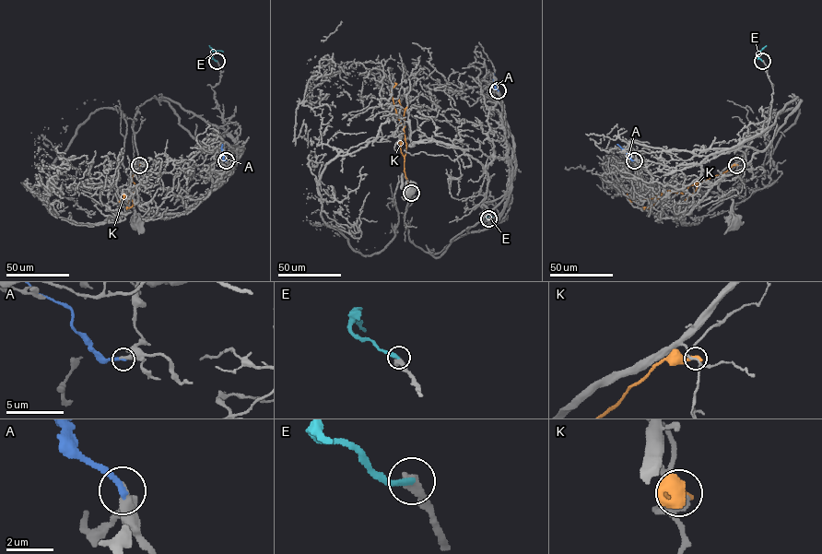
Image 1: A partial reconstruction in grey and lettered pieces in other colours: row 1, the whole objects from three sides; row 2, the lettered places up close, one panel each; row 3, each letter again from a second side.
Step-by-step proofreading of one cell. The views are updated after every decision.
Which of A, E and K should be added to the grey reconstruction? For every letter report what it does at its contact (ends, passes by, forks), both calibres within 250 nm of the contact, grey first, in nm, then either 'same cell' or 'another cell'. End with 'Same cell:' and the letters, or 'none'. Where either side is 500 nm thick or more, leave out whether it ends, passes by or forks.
A: it ends; calibres 440 and 280 nm; another cell
E: calibres 500 and 280 nm; same cell
K: it ends; calibres 180 and 360 nm; another cell
Same cell: E

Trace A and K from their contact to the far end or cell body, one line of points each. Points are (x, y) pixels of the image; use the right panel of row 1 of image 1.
A: (634, 160), (616, 144)
K: (737, 165), (721, 174), (689, 185), (682, 193), (664, 191), (651, 198), (632, 201), (627, 194)

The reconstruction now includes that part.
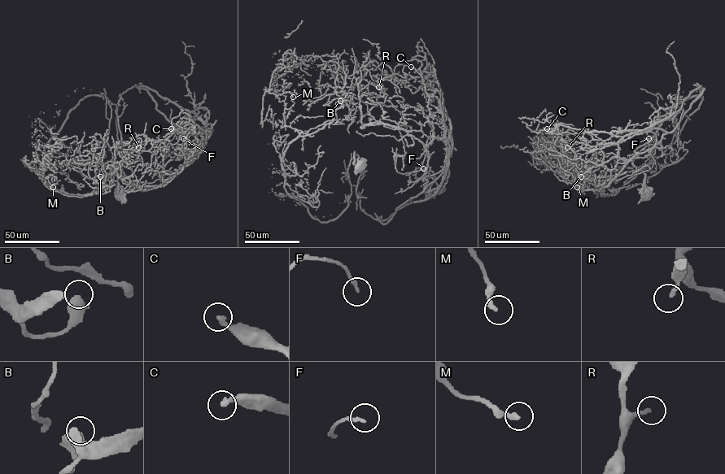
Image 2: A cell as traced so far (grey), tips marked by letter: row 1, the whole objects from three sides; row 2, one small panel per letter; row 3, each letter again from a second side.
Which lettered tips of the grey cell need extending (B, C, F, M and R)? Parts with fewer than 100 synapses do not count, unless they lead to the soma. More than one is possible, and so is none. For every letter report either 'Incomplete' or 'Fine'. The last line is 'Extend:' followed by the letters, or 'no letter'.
B: Fine
C: Incomplete
F: Fine
M: Fine
R: Fine
Extend: C

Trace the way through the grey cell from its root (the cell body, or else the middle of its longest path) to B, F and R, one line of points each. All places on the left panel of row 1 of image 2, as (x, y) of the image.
B: (118, 194), (111, 109), (89, 95), (46, 144), (41, 170), (70, 194), (90, 193), (100, 176)
F: (118, 194), (122, 94), (146, 86), (198, 114), (176, 128), (183, 138)
R: (118, 194), (115, 107), (127, 90), (147, 86), (212, 131), (187, 123), (138, 147)

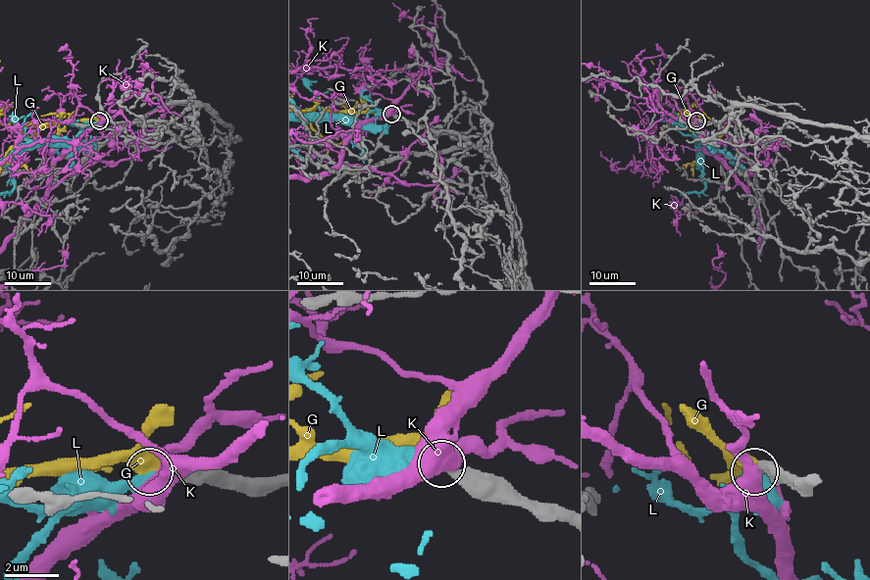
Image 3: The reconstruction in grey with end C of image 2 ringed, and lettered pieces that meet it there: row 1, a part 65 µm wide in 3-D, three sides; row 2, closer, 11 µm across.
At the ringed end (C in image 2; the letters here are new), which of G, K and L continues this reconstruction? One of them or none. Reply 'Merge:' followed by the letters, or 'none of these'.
Merge: G

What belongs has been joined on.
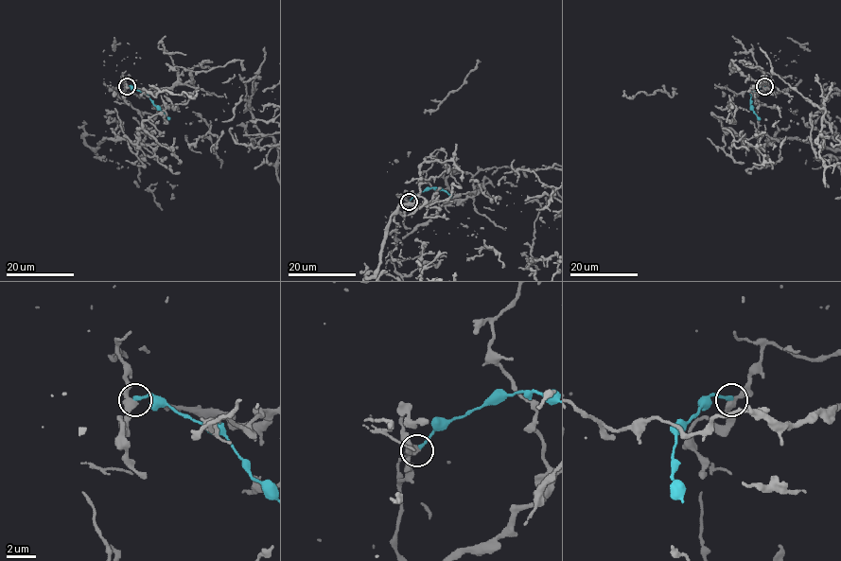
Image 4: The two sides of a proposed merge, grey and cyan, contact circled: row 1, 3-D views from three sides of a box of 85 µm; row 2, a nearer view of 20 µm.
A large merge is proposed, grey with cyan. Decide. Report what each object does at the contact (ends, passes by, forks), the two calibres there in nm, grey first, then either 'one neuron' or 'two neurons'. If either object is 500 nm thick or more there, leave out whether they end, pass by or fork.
grey passes by | cyan ends | 400/260 nm | two neurons

